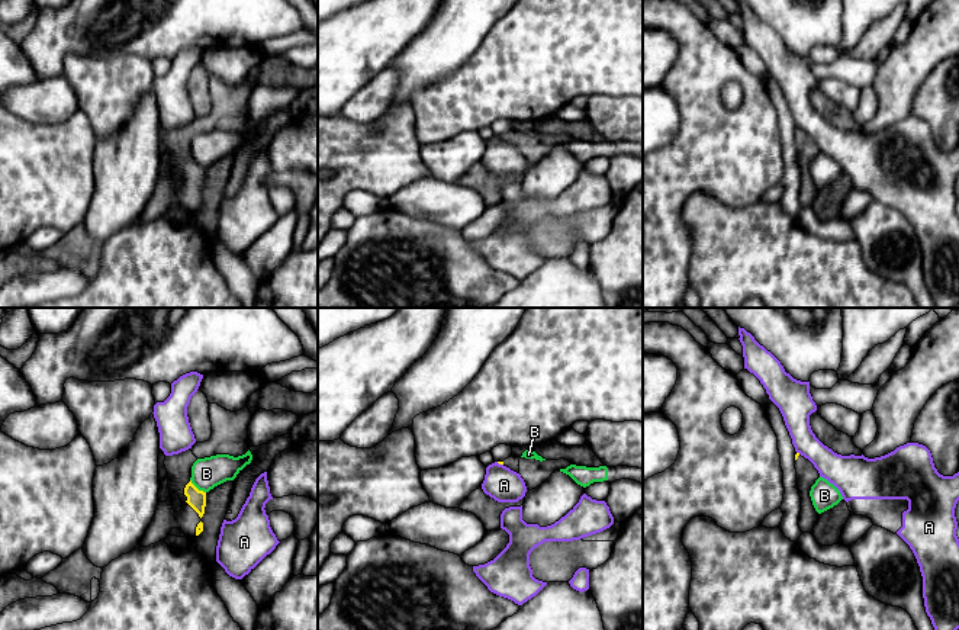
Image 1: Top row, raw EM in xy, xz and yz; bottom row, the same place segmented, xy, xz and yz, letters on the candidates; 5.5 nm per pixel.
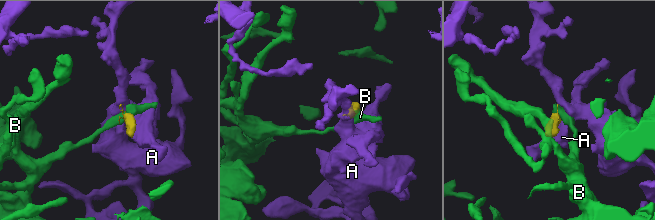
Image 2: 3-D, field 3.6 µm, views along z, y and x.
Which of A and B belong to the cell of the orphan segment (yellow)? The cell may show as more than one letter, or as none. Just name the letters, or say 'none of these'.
none of these

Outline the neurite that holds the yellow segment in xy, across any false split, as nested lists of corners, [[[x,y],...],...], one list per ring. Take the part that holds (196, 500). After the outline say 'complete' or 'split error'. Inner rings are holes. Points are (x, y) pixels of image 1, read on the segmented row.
[[[209,404],[212,437],[205,443],[194,443],[189,450],[165,456],[170,496],[158,502],[138,547],[148,547],[170,536],[173,528],[181,530],[190,539],[203,531],[202,517],[206,507],[206,492],[199,491],[190,480],[192,466],[197,459],[216,454],[242,456],[250,450],[248,425],[252,414],[247,405],[231,412],[218,404]]]; split error

